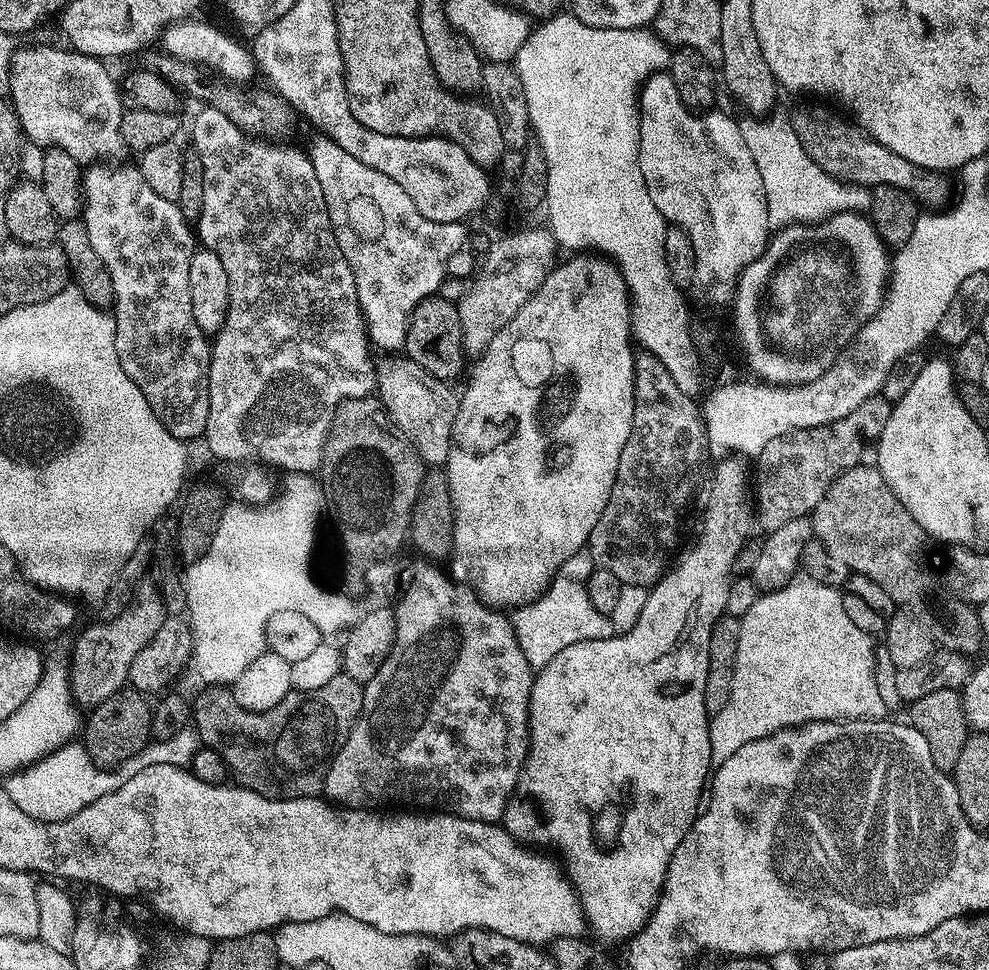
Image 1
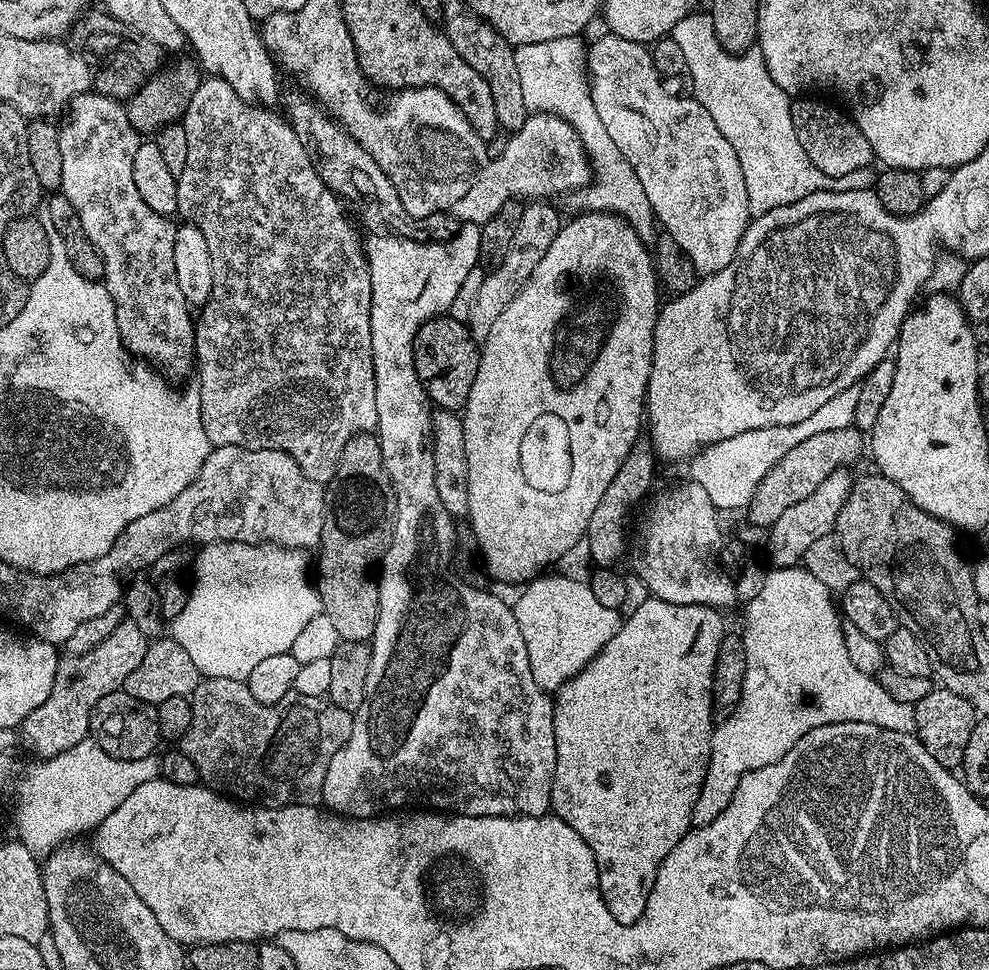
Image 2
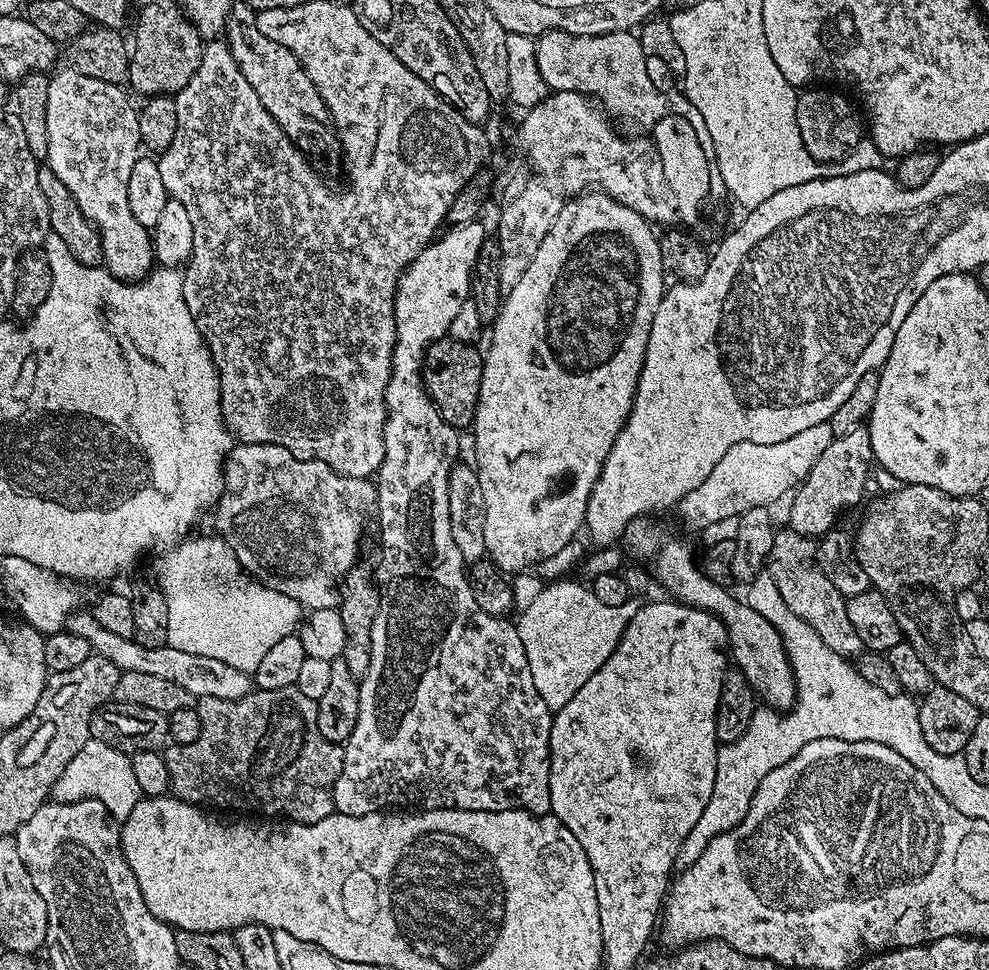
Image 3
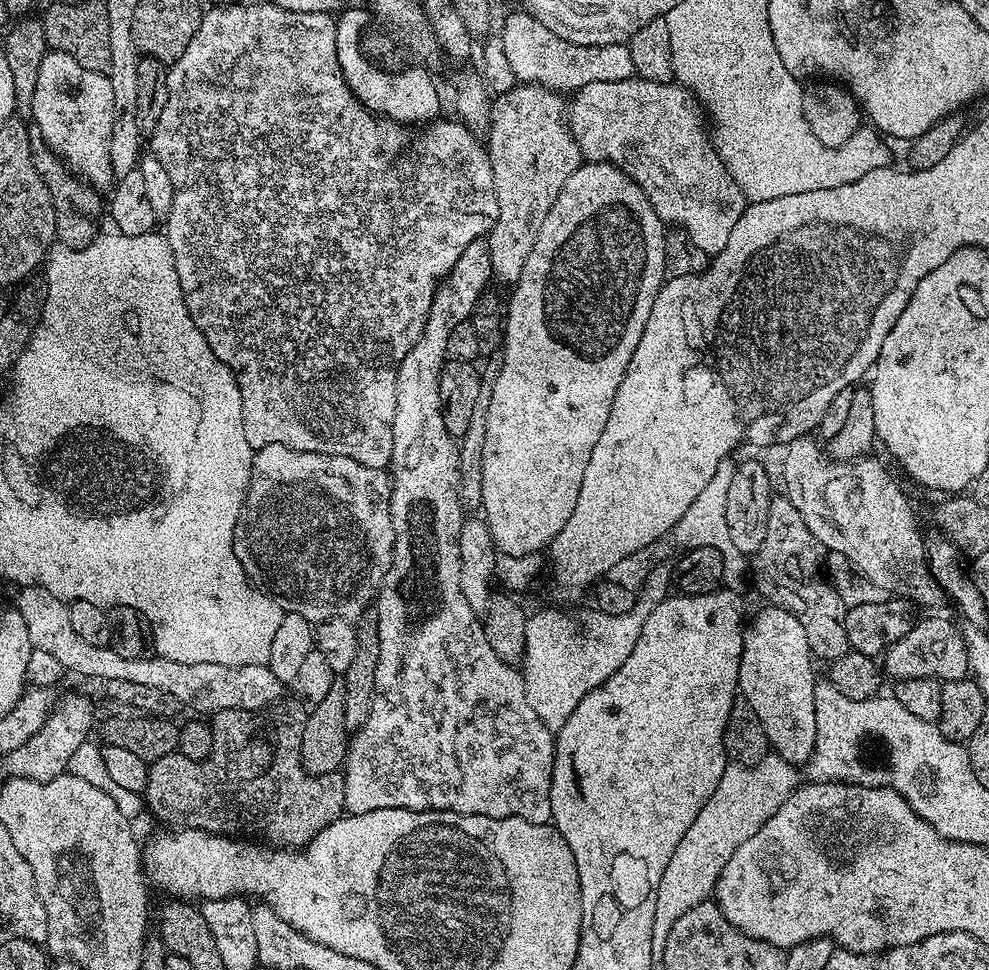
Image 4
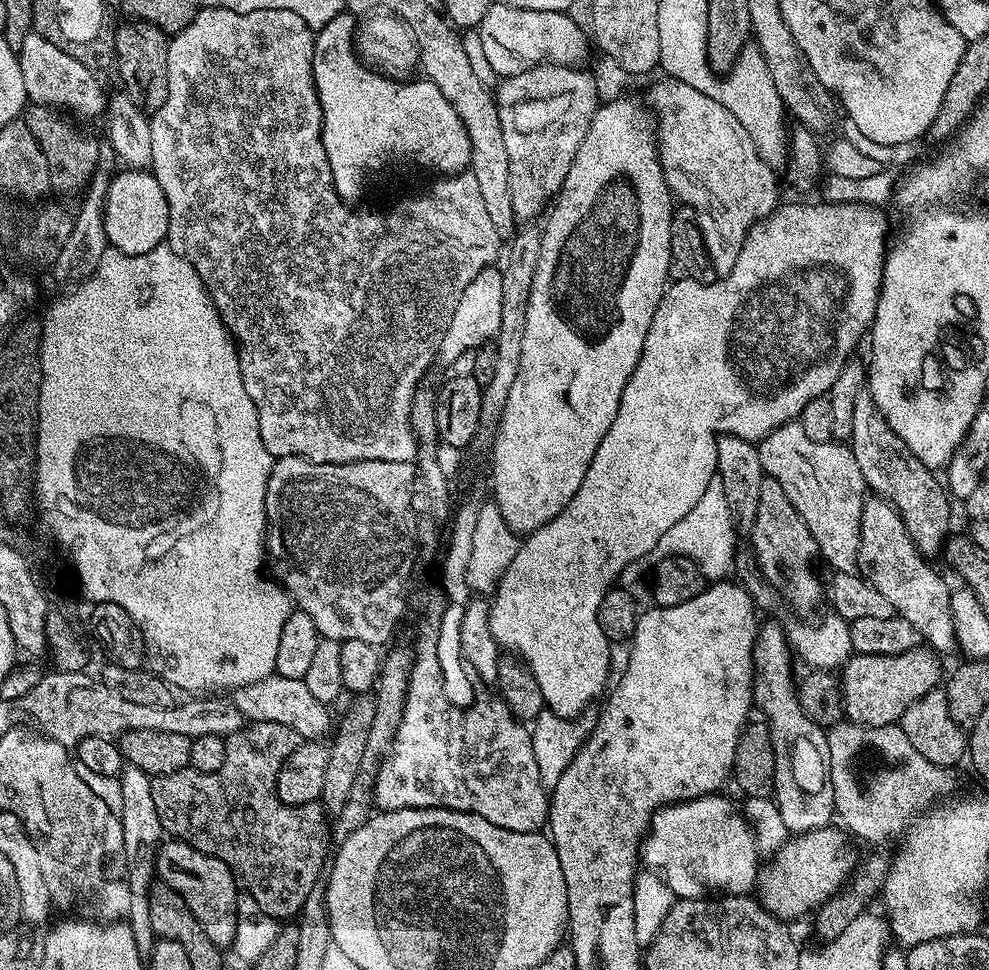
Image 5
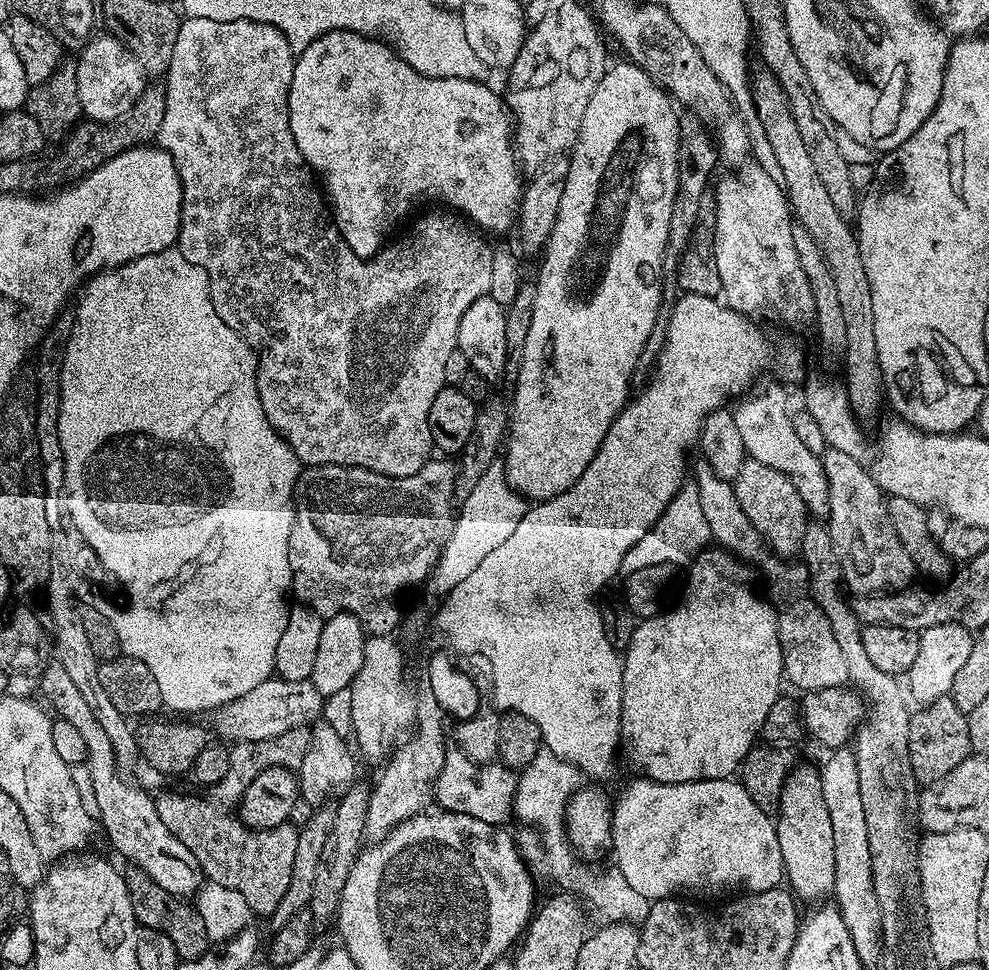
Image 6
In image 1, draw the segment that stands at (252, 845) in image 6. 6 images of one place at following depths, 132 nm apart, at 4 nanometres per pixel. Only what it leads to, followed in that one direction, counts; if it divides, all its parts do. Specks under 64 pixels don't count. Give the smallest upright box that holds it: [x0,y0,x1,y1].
[190,674,364,800]

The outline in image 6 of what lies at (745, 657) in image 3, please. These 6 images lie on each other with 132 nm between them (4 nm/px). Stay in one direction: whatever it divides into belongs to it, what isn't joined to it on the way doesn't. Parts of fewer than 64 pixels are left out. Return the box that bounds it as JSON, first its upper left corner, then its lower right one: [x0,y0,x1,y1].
[774,763,836,896]

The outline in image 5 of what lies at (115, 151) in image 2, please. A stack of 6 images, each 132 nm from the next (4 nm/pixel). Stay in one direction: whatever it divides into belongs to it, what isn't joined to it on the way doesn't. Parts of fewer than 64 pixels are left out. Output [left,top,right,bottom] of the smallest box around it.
[18,30,106,117]

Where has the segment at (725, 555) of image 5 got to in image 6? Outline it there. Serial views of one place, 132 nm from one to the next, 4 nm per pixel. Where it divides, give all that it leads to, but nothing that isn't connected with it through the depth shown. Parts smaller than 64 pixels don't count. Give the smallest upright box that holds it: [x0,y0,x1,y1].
[621,486,710,574]

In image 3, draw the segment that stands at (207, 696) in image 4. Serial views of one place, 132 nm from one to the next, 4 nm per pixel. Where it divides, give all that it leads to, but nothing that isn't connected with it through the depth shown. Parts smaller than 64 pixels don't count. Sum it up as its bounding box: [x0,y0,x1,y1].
[67,610,253,700]

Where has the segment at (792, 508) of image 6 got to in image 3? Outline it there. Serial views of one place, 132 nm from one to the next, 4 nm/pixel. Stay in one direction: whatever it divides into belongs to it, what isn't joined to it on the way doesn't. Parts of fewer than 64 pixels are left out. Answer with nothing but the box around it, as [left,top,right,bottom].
[766,530,865,658]

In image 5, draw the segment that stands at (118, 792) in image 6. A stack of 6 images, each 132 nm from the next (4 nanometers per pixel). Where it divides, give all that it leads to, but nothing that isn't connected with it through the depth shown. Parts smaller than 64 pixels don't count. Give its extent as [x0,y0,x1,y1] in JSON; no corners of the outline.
[156,838,238,949]

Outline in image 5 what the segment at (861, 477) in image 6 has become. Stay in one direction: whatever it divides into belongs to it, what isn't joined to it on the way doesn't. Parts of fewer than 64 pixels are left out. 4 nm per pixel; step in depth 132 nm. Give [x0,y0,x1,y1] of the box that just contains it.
[859,498,958,654]

